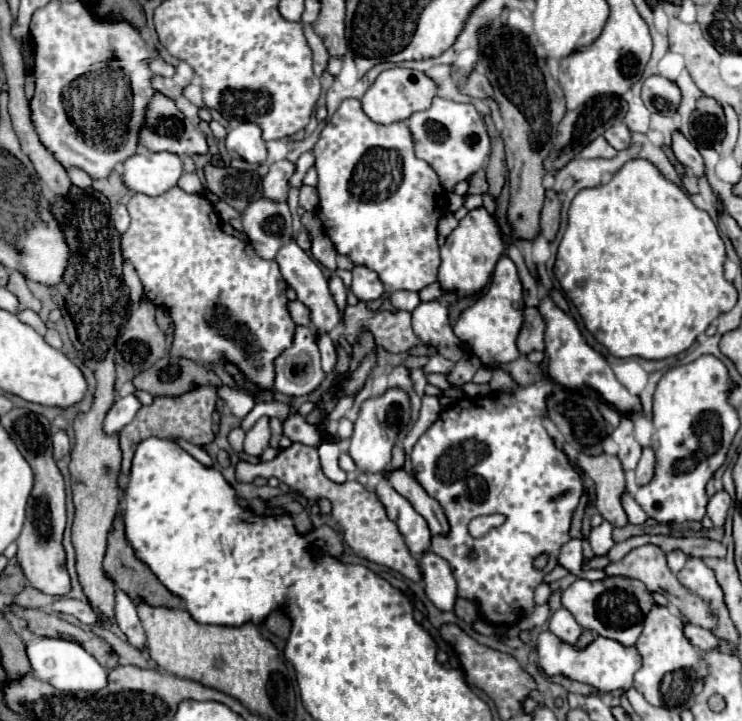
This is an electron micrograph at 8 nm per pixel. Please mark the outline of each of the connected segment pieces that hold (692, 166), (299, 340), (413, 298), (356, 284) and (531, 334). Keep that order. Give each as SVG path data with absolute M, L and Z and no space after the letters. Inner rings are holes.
M675 130L673 132L673 154L675 154L675 158L685 166L685 168L689 168L695 176L703 176L703 172L705 172L705 166L703 166L703 158L701 158L701 154L699 154L699 148L693 144L693 142L689 142L679 130Z
M295 326L293 346L283 350L273 366L277 392L291 398L315 392L325 380L317 348L317 334L311 332L309 326ZM305 344L311 344L311 352L305 350Z
M403 290L403 292L395 292L395 294L391 294L391 302L393 302L393 306L395 306L397 310L413 312L421 300L419 300L419 294L417 294L417 292Z
M355 266L353 268L353 284L351 284L351 292L359 298L359 300L377 300L383 294L383 284L379 280L379 276L367 268L367 266Z
M537 308L525 310L525 320L521 334L517 338L517 346L521 354L529 354L533 350L545 350L545 322Z

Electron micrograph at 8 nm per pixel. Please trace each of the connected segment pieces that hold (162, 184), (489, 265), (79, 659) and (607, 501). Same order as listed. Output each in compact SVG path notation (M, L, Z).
M137 152L123 162L123 182L129 192L159 196L177 186L183 160L171 152Z
M485 206L471 210L461 222L459 226L447 236L445 244L441 246L441 268L439 268L439 282L443 286L443 290L453 290L461 296L465 294L473 294L477 290L481 290L497 260L503 256L503 236L501 236L501 228L499 222L493 214L489 214L485 210Z
M43 636L37 642L31 642L27 646L27 656L31 662L33 674L39 680L43 680L43 682L47 682L59 690L65 690L65 692L79 692L79 690L97 692L97 690L107 686L107 670L89 652L85 652L75 642L69 642L63 638L45 638Z
M579 454L577 466L595 482L597 490L595 504L601 516L613 526L625 526L629 522L621 502L625 494L625 474L619 458L607 454L599 456Z

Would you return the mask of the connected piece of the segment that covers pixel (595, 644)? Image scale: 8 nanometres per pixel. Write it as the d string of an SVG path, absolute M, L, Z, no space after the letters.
M543 632L537 640L537 654L545 674L549 676L563 674L571 680L585 682L593 686L599 694L609 694L615 690L627 692L633 686L633 676L641 666L641 654L635 646L623 646L621 642L611 642L611 638L599 638L599 636L595 636L595 640L585 648L577 648L569 642L559 640L551 632Z

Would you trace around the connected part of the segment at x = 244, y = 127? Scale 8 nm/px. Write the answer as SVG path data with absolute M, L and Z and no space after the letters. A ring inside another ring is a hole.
M237 122L227 132L227 152L241 156L249 164L263 164L267 158L267 146L261 138L259 126L253 122Z

